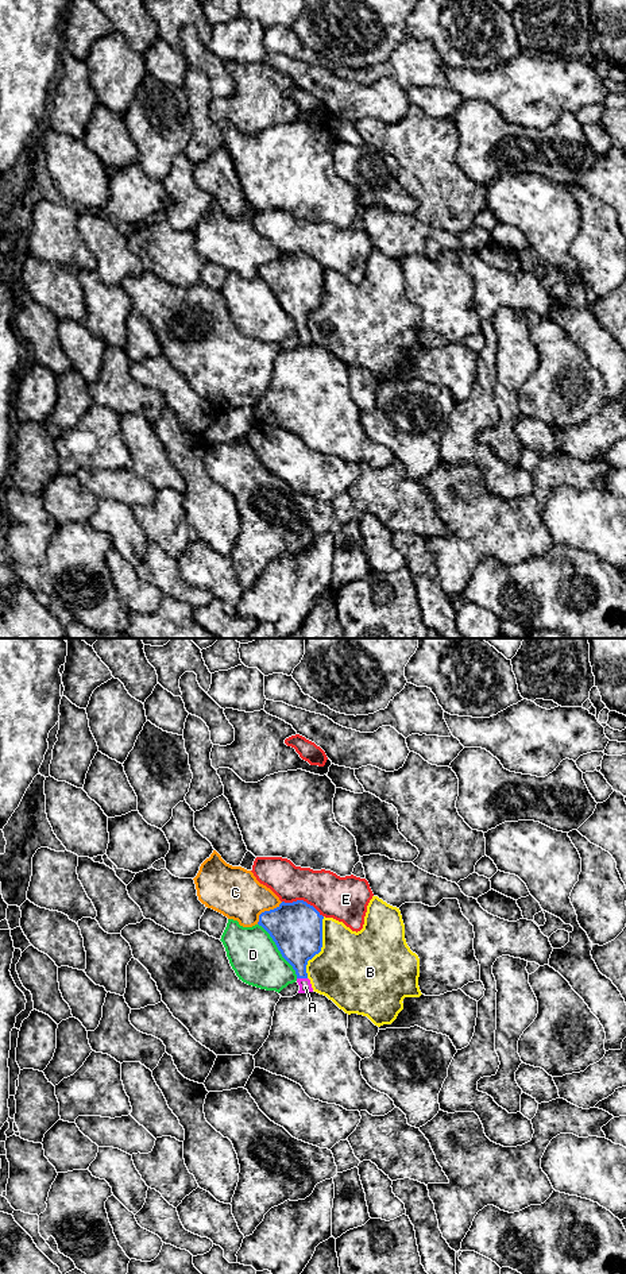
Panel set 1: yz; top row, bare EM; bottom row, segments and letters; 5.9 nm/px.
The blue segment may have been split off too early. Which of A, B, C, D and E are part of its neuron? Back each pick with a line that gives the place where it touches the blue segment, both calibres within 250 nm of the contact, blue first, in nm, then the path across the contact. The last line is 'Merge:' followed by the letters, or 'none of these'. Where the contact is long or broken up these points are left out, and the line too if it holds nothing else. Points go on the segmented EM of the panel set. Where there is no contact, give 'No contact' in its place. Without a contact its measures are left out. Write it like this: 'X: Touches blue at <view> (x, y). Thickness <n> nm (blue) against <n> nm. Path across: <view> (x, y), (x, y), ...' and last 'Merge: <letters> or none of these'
A: Touches blue at yz (302, 977). Thickness 280 nm (blue) against 80 nm. Path across: yz (298, 935), (298, 965), (302, 977), (305, 987)
Merge: A

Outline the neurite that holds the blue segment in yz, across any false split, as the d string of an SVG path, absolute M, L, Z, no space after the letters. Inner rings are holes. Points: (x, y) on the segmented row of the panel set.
M304 900L282 902L277 908L259 915L262 926L275 942L282 957L293 966L298 993L313 992L306 965L322 947L324 916Z

